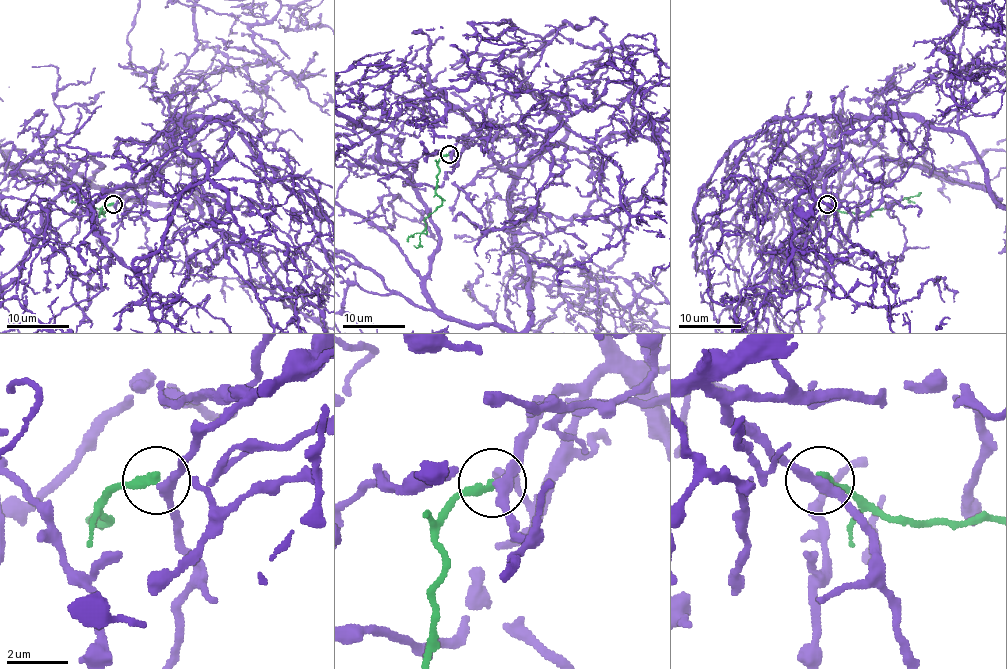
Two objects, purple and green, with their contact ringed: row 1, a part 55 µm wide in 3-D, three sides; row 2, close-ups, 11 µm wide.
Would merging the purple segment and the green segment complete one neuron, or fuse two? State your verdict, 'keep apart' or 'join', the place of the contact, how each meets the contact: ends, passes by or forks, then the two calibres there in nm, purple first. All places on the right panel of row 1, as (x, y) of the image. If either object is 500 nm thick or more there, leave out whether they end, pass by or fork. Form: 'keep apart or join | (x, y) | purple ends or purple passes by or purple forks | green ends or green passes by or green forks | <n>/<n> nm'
keep apart | (827, 204) | purple passes by | green ends | 320/300 nm

